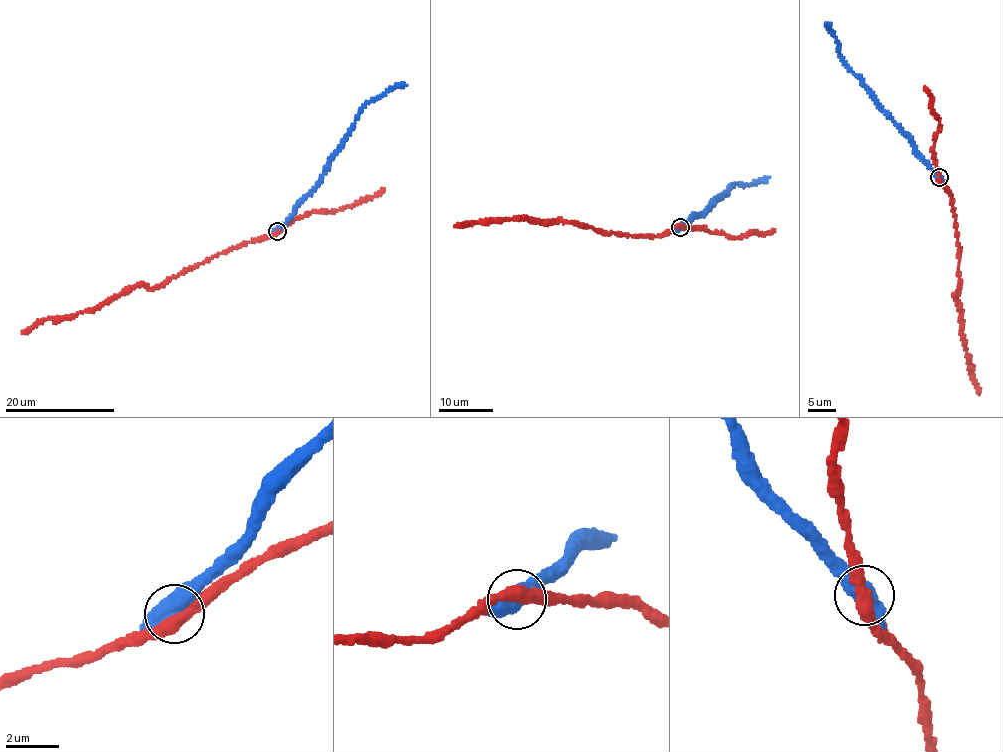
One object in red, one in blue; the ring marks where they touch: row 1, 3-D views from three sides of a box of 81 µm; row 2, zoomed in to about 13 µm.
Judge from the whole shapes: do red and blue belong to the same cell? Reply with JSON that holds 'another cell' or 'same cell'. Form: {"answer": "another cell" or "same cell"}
{"answer": "another cell"}

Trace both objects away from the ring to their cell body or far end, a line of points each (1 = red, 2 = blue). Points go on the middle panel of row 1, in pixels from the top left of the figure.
1: (679, 227), (660, 235), (632, 236), (604, 232), (574, 222), (548, 220), (505, 219), (455, 225)
2: (679, 227), (690, 217), (702, 213), (713, 198), (728, 191), (729, 185), (755, 183), (769, 176)

